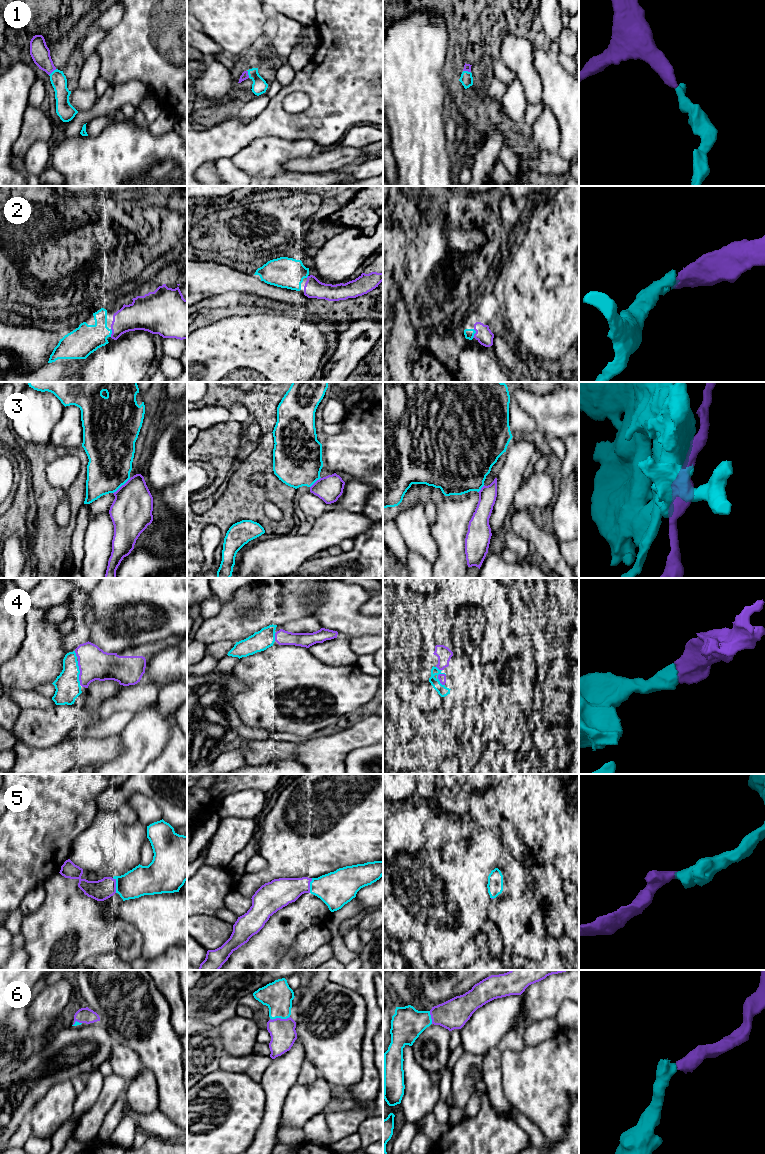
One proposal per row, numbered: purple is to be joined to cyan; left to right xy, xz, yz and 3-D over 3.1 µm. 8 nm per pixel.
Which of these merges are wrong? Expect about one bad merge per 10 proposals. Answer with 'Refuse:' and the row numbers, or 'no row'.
Refuse: no row

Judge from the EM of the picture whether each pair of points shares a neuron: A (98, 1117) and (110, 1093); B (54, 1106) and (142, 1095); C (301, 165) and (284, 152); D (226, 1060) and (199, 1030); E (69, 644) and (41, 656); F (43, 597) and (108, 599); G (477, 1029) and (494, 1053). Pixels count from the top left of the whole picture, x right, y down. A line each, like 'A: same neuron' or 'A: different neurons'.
A: same neuron
B: different neurons
C: different neurons
D: different neurons
E: different neurons
F: different neurons
G: different neurons

